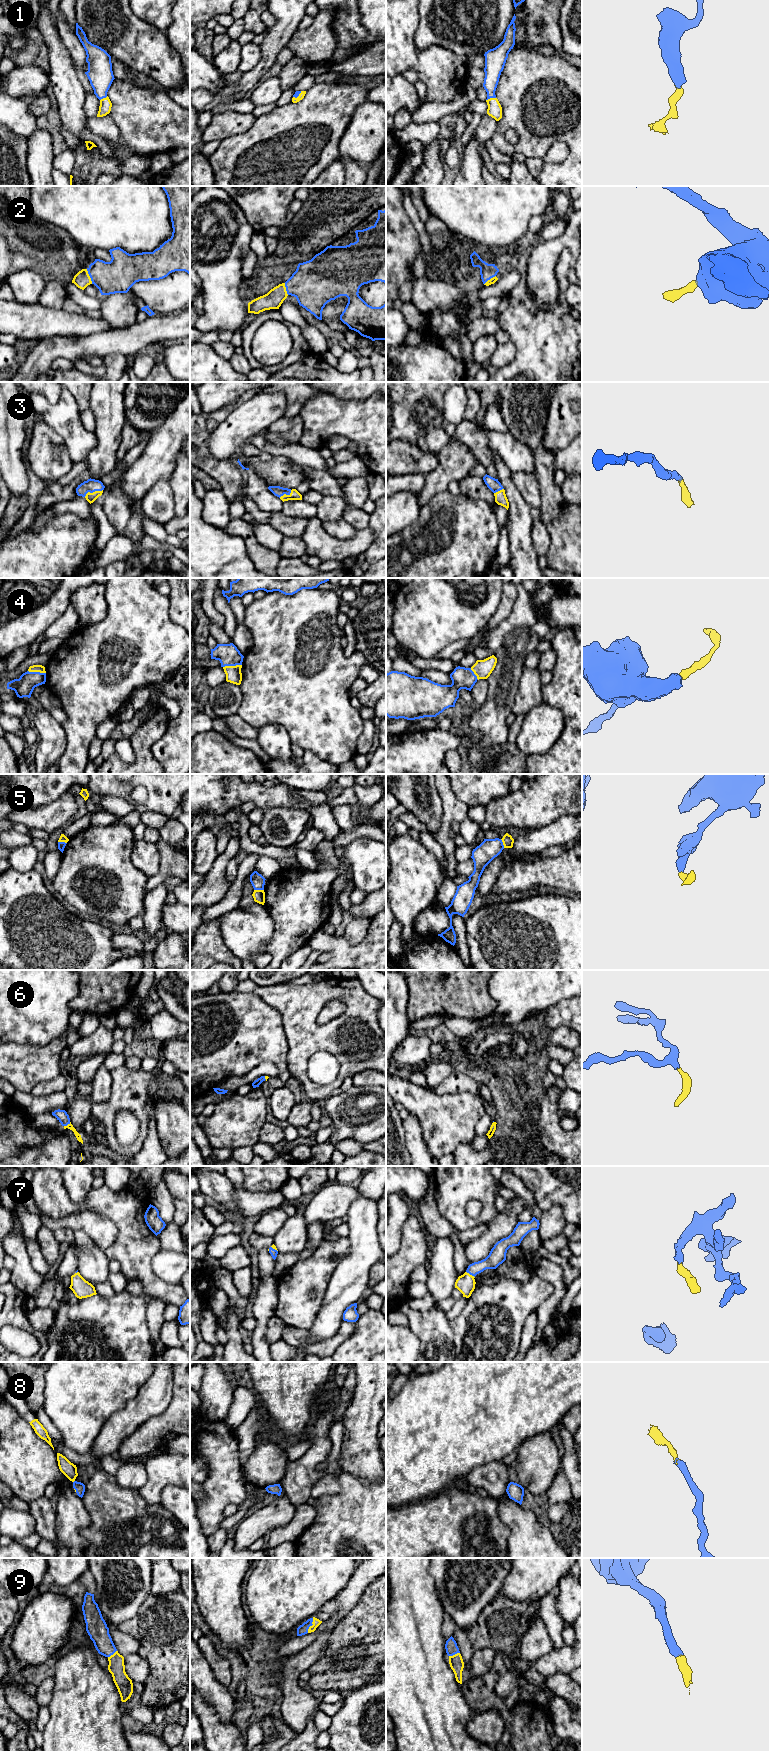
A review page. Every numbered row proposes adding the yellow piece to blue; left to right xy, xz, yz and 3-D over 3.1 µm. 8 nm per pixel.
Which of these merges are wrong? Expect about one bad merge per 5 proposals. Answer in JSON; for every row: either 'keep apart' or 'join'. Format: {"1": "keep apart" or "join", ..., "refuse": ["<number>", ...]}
{"1": "join", "2": "join", "3": "join", "4": "join", "5": "join", "6": "join", "7": "join", "8": "join", "9": "join", "refuse": []}

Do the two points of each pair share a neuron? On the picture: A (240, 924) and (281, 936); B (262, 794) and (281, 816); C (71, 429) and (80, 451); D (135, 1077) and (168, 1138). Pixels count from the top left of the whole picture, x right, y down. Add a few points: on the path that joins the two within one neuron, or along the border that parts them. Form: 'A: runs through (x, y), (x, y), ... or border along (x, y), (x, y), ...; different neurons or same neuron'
A: border along (267, 910), (272, 919), (274, 931), (265, 952); different neurons
B: border along (298, 808), (269, 808), (264, 812); different neurons
C: runs through (74, 434), (79, 440), (79, 446); same neuron
D: border along (163, 1092), (155, 1102), (154, 1116); different neurons

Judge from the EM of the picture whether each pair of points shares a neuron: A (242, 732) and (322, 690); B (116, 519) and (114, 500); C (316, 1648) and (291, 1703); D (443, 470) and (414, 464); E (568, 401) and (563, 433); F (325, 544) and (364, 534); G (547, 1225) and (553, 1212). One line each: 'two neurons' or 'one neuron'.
A: two neurons
B: one neuron
C: one neuron
D: two neurons
E: one neuron
F: one neuron
G: one neuron

